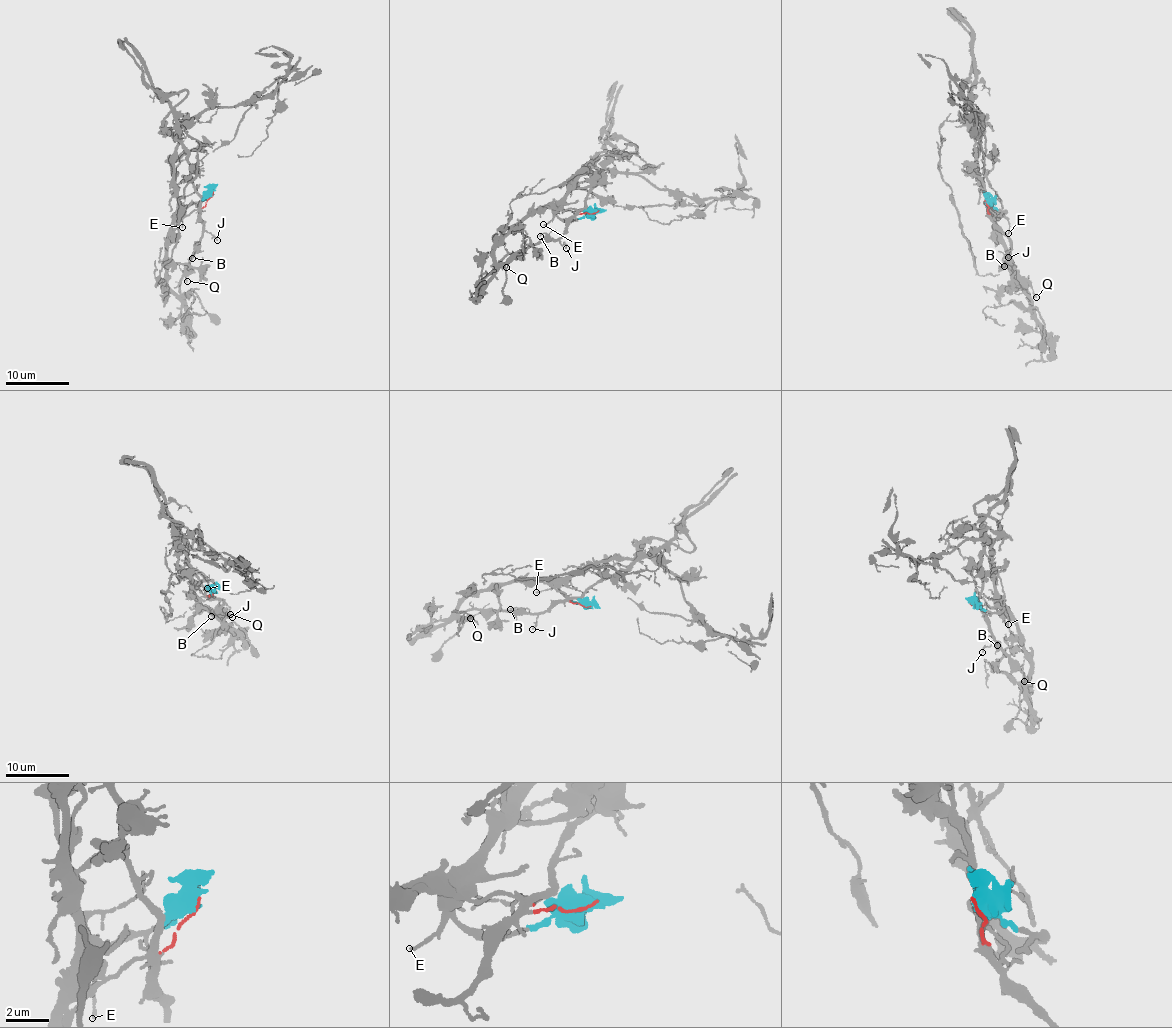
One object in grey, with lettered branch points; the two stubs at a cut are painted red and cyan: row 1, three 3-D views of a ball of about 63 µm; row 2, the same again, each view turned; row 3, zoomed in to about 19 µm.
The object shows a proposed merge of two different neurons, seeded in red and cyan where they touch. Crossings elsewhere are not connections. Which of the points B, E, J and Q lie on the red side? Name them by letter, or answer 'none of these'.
B, J, Q

